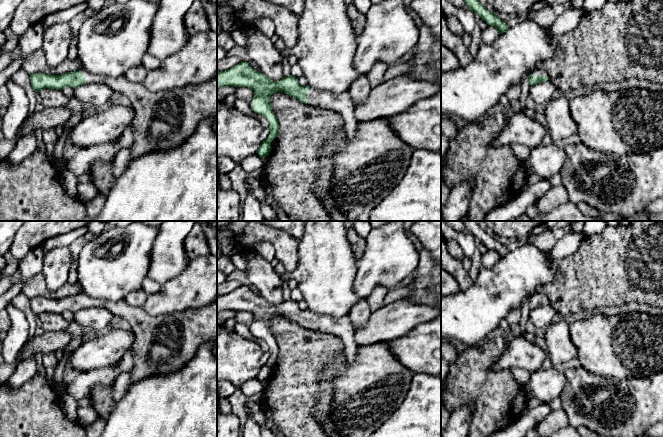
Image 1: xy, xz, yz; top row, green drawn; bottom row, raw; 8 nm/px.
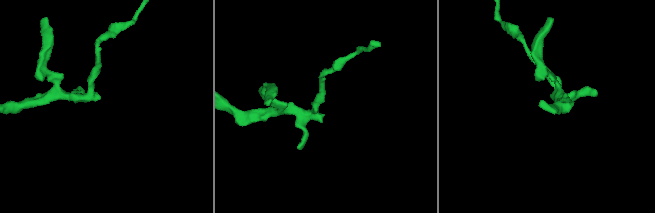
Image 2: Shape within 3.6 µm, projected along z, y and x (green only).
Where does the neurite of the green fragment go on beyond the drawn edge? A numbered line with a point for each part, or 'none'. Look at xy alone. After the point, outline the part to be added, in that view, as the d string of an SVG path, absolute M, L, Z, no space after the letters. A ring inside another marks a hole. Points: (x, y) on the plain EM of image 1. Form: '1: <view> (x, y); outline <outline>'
1: xy (163, 344); outline M82 294L82 298L86 303L86 308L106 308L114 316L119 316L124 322L130 324L135 334L135 341L132 345L133 368L129 371L130 386L154 375L179 371L205 343L213 347L215 358L217 358L217 300L203 307L151 316L142 308L129 305L125 299L108 302L93 299L85 294Z

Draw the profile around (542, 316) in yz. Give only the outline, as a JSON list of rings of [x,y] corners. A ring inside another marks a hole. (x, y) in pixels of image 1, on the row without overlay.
[[[550,305],[539,306],[535,309],[530,309],[529,320],[540,332],[543,332],[556,320],[557,315],[558,312]]]

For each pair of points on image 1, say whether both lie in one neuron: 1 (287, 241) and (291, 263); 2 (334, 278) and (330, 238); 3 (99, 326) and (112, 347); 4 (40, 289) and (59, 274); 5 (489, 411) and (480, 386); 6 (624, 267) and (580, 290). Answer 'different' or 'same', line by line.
1: same
2: same
3: different
4: different
5: same
6: same

